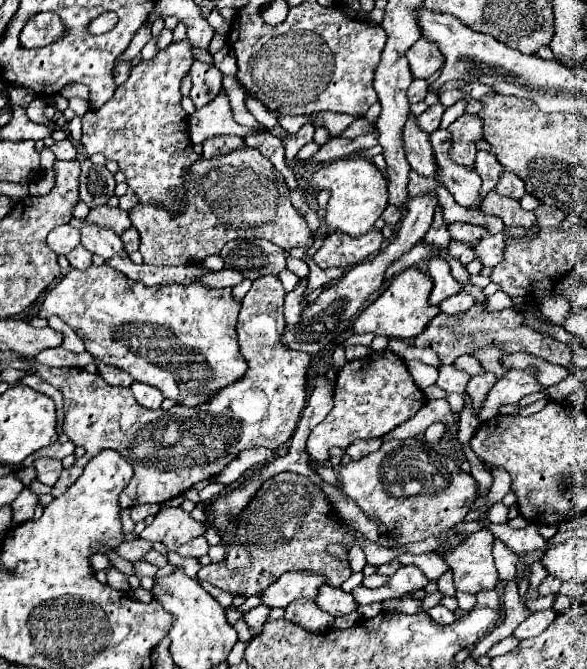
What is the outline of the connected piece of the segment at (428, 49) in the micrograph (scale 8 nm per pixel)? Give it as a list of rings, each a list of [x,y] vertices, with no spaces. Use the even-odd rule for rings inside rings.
[[[418,39],[418,43],[406,51],[406,57],[414,79],[428,79],[442,67],[442,55],[436,43],[428,43],[426,39]]]

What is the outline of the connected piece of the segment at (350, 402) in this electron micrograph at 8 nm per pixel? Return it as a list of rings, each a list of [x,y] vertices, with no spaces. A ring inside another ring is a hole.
[[[376,351],[364,359],[348,361],[336,375],[334,409],[316,429],[312,429],[306,451],[316,461],[328,461],[332,447],[346,449],[356,439],[384,437],[400,423],[414,417],[424,403],[426,397],[412,381],[406,363],[392,351]]]

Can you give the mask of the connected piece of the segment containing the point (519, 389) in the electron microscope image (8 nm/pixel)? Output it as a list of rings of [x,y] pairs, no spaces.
[[[512,369],[502,379],[498,379],[494,383],[494,387],[488,391],[488,395],[478,411],[478,417],[480,417],[480,421],[488,421],[494,415],[498,415],[498,409],[502,405],[518,403],[524,395],[530,395],[530,393],[536,393],[542,389],[544,387],[536,381],[536,377],[530,369],[528,371]]]

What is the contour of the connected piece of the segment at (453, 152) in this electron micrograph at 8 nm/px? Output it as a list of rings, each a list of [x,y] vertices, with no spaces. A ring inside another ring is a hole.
[[[462,115],[458,117],[448,131],[452,133],[452,145],[448,151],[448,157],[456,165],[464,167],[474,167],[474,157],[476,157],[476,143],[484,139],[482,135],[482,119],[478,115]]]

